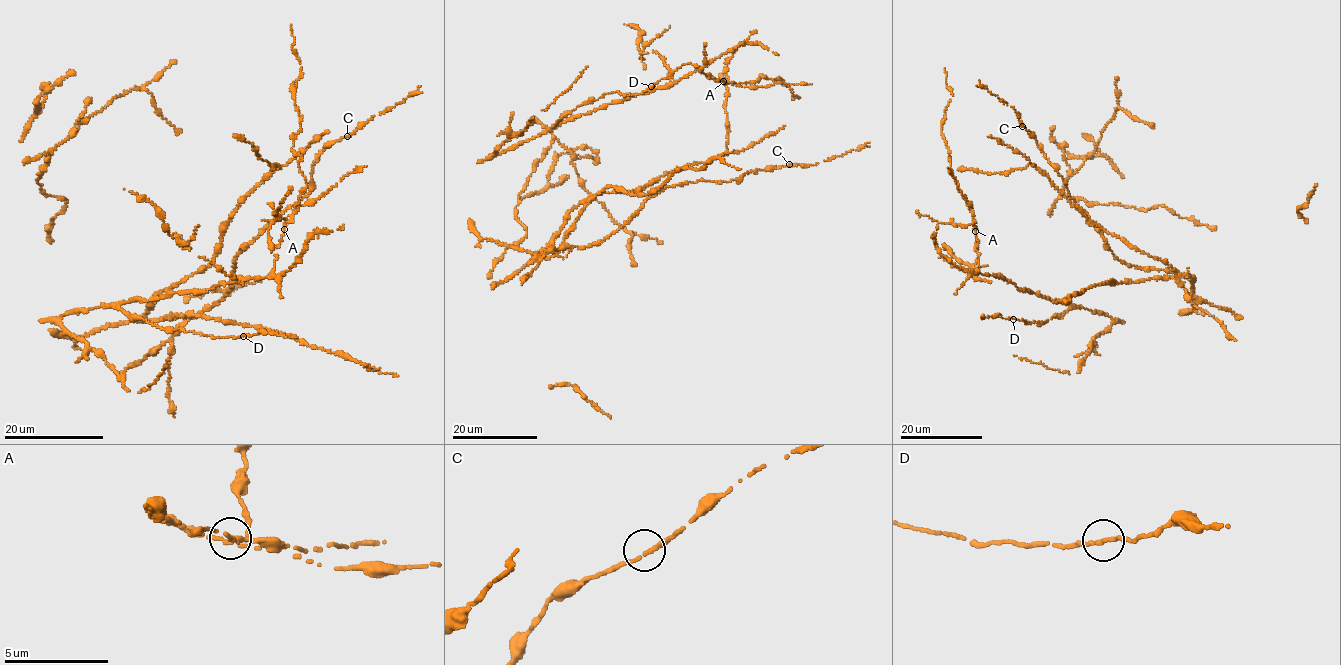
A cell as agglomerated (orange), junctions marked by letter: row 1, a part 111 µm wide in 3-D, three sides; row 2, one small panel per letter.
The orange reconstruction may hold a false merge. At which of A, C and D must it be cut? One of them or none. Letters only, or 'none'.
A

